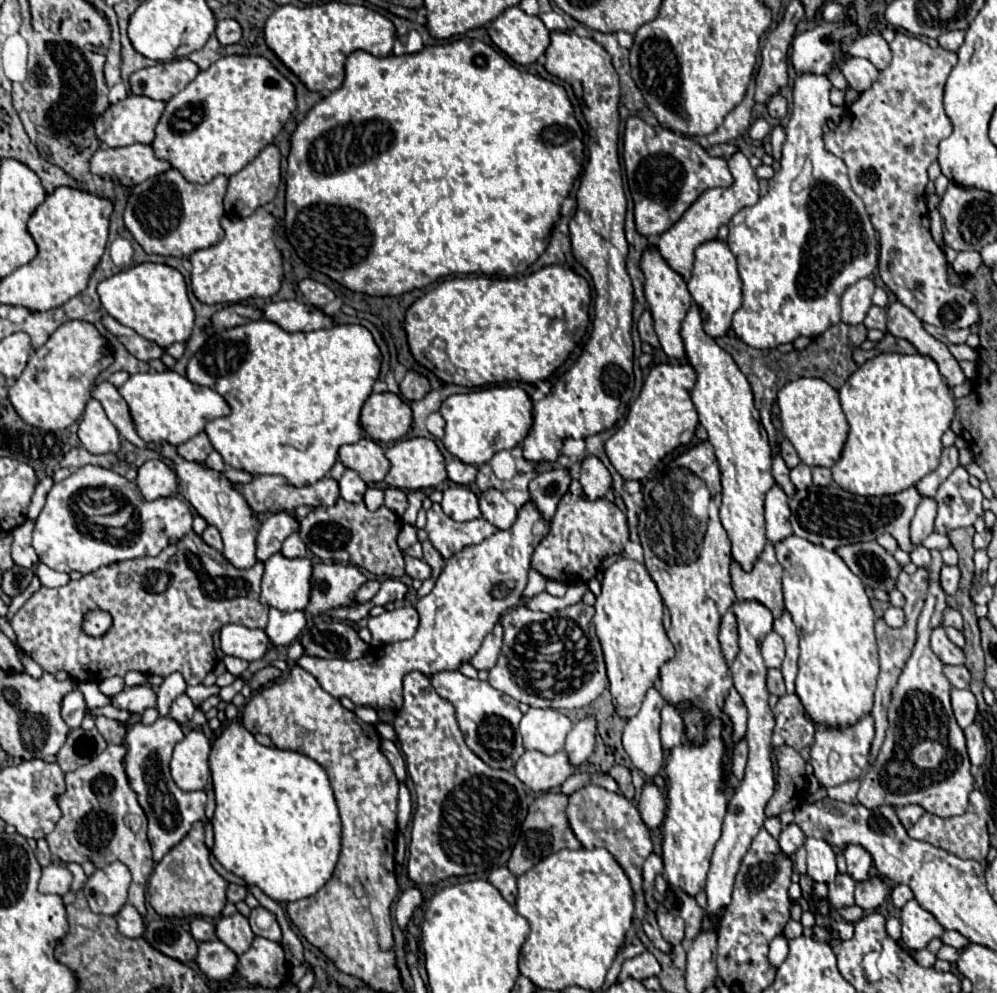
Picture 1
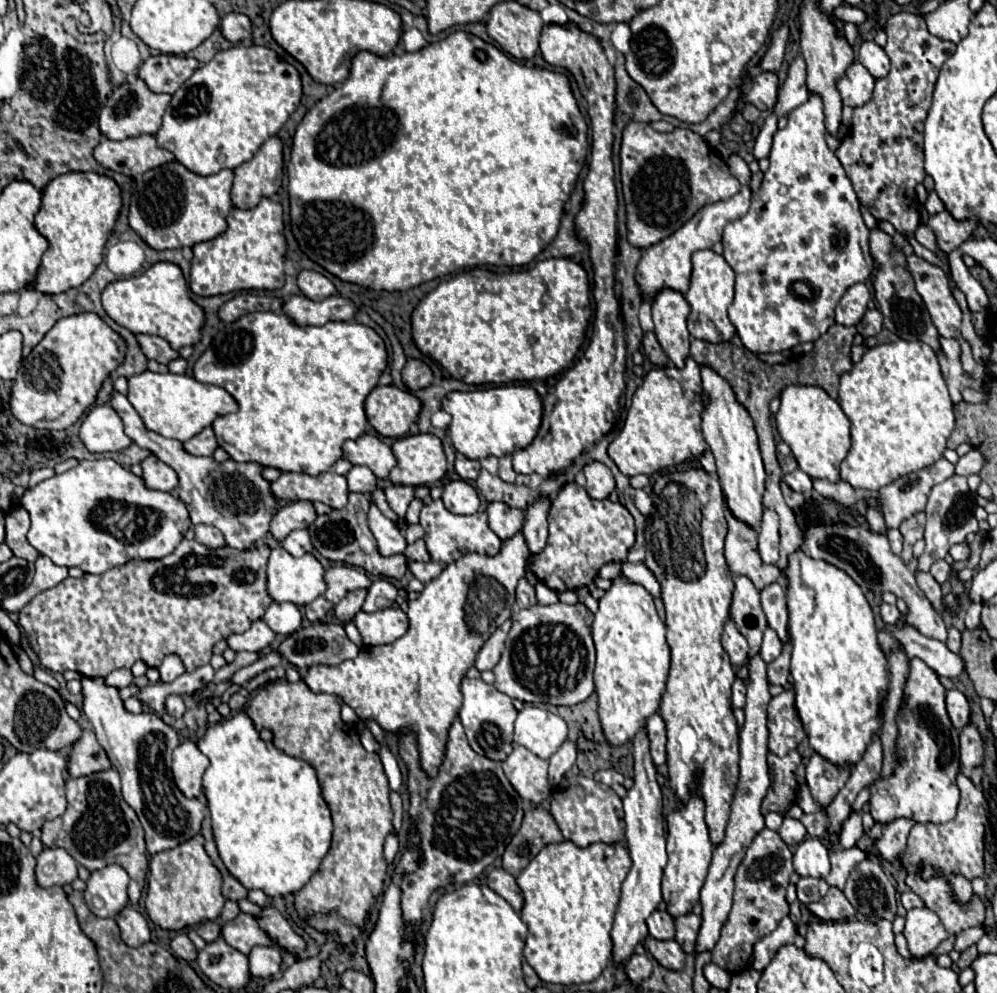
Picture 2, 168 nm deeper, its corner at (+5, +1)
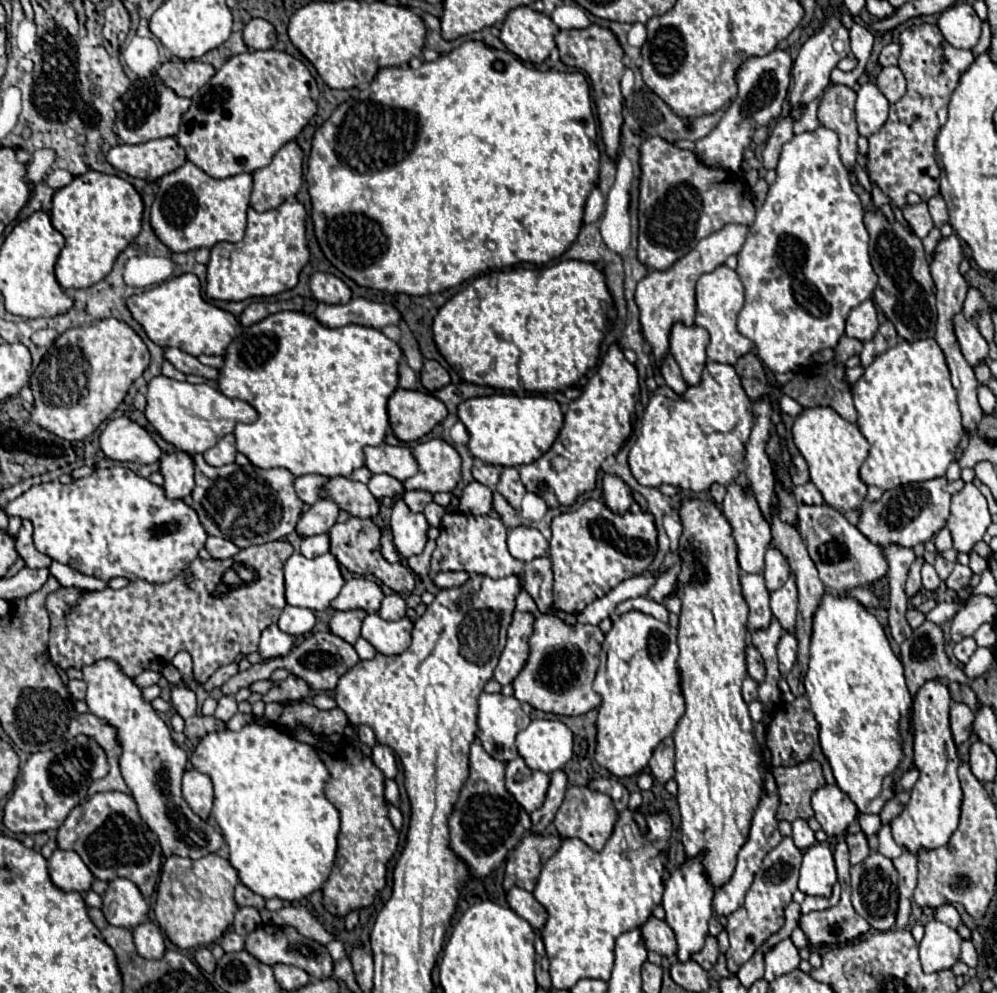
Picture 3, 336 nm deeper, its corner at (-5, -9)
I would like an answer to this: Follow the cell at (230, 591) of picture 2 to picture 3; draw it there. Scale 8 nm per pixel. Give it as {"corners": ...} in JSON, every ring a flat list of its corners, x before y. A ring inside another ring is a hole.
{"corners":[[276,540,262,546,244,548,234,558,226,560,196,558,182,574,164,584,132,580,120,590,106,588,100,592,90,592,84,588,58,588,46,598,46,610,50,616,48,652,52,664,66,672,68,668,82,670,82,666,92,666,102,658,110,658,118,662,120,670,128,678,134,678,142,674,152,660,168,664,176,652,186,650,194,662,194,678,198,682,206,682,220,666,234,662,236,656,256,652,262,630,278,622,278,616,286,606,282,566,290,554,292,546,284,540]]}

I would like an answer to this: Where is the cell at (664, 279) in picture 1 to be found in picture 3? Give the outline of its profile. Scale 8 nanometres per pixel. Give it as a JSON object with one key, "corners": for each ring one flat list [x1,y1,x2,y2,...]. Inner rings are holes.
{"corners":[[676,322,670,332,670,354,678,362,684,380,692,386,700,382,700,374,706,362,708,334,700,326,686,326]]}

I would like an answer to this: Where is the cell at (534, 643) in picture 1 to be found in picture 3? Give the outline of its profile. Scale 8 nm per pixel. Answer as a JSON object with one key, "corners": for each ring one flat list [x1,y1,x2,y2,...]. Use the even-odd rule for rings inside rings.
{"corners":[[554,614,536,616,534,634,530,636,530,658,512,682,514,696,536,710,558,716,580,716,598,708,602,698,592,690,592,682,600,664,598,652,602,642,604,634,598,626,566,624]]}

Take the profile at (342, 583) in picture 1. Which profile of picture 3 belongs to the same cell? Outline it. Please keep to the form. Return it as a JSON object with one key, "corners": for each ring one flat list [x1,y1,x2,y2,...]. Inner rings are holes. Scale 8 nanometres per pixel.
{"corners":[[352,578,342,586,342,592,330,604,332,610,356,610,362,608,366,612,378,612,380,602,384,598,382,588,366,578]]}

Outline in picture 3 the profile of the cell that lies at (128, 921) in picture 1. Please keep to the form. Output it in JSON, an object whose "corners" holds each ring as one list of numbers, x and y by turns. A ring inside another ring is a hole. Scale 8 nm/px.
{"corners":[[146,920,142,924,138,924,134,930,134,942,136,942,136,950,142,958,148,958,148,960,158,960,164,956,164,938,162,938,162,930]]}

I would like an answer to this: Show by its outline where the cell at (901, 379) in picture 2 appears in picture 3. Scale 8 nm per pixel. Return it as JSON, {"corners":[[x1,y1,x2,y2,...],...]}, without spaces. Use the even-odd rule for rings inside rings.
{"corners":[[918,340,918,342,900,342,896,344,894,348,882,352,866,370,864,374,860,376,860,380,852,386,852,398,854,398,854,406,856,406,856,412,858,412,858,428,860,432,864,434,864,438,870,442,870,454,866,458,866,462,862,464,860,468,860,478,866,486,876,486,880,490,892,490,896,486,902,486,902,484,910,484,910,482,924,482,924,480,932,480,932,478,940,478,946,474,950,462,954,460,954,452,956,452,956,446,964,434,964,426,962,426,962,418,960,418,960,410,958,410,958,404,956,404,956,390,954,386,950,384,950,372,948,372,948,366,946,366,946,360,944,360,944,354,940,350,940,346,934,342,934,340]]}

